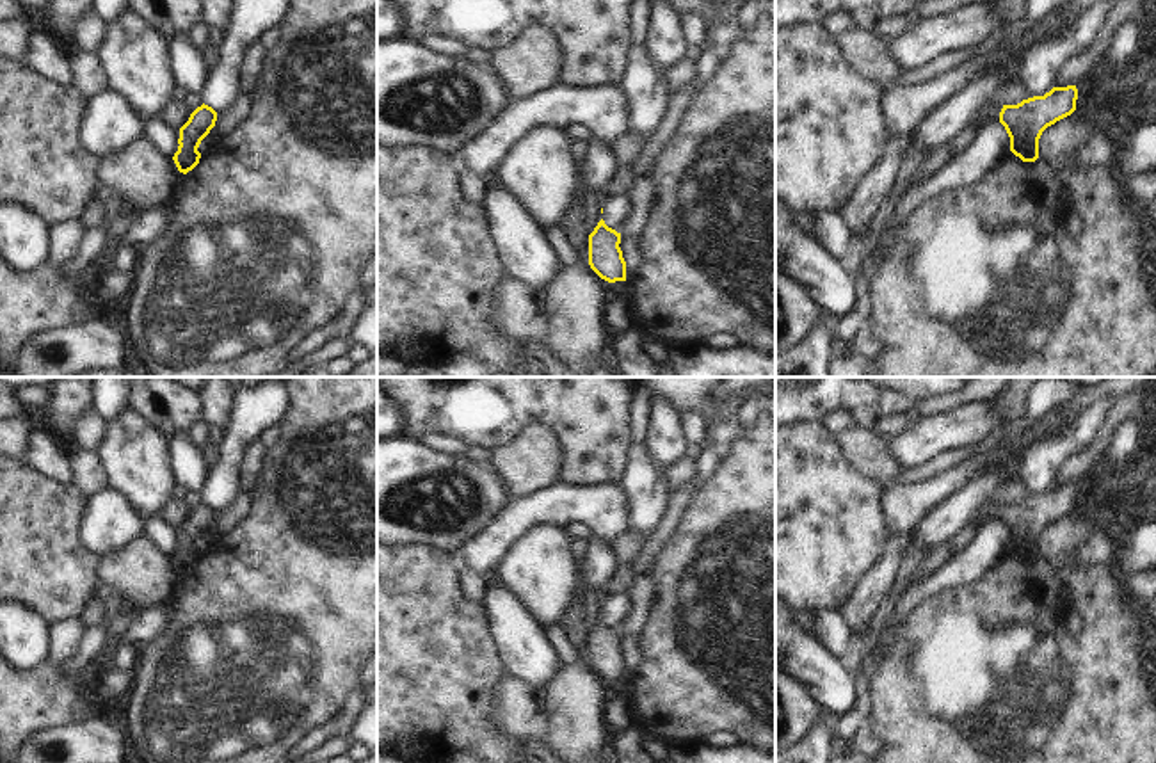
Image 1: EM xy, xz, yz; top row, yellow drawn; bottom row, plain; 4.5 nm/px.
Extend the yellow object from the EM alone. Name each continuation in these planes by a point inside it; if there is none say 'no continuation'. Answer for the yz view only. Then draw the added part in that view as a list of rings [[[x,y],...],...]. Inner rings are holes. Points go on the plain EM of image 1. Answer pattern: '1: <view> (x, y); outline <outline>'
1: yz (989, 511); outline [[[985,502],[971,519],[978,528],[983,526],[991,519],[999,519],[1001,502]]]

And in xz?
no continuation

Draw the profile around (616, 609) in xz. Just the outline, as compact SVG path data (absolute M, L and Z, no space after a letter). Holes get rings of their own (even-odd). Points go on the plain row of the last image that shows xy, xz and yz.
M614 594L601 606L605 622L622 633L622 621L633 606L630 594Z

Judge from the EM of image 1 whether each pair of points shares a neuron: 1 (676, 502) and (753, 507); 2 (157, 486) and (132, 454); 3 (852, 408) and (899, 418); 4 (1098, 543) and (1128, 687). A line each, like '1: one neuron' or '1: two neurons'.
1: two neurons
2: one neuron
3: one neuron
4: two neurons

